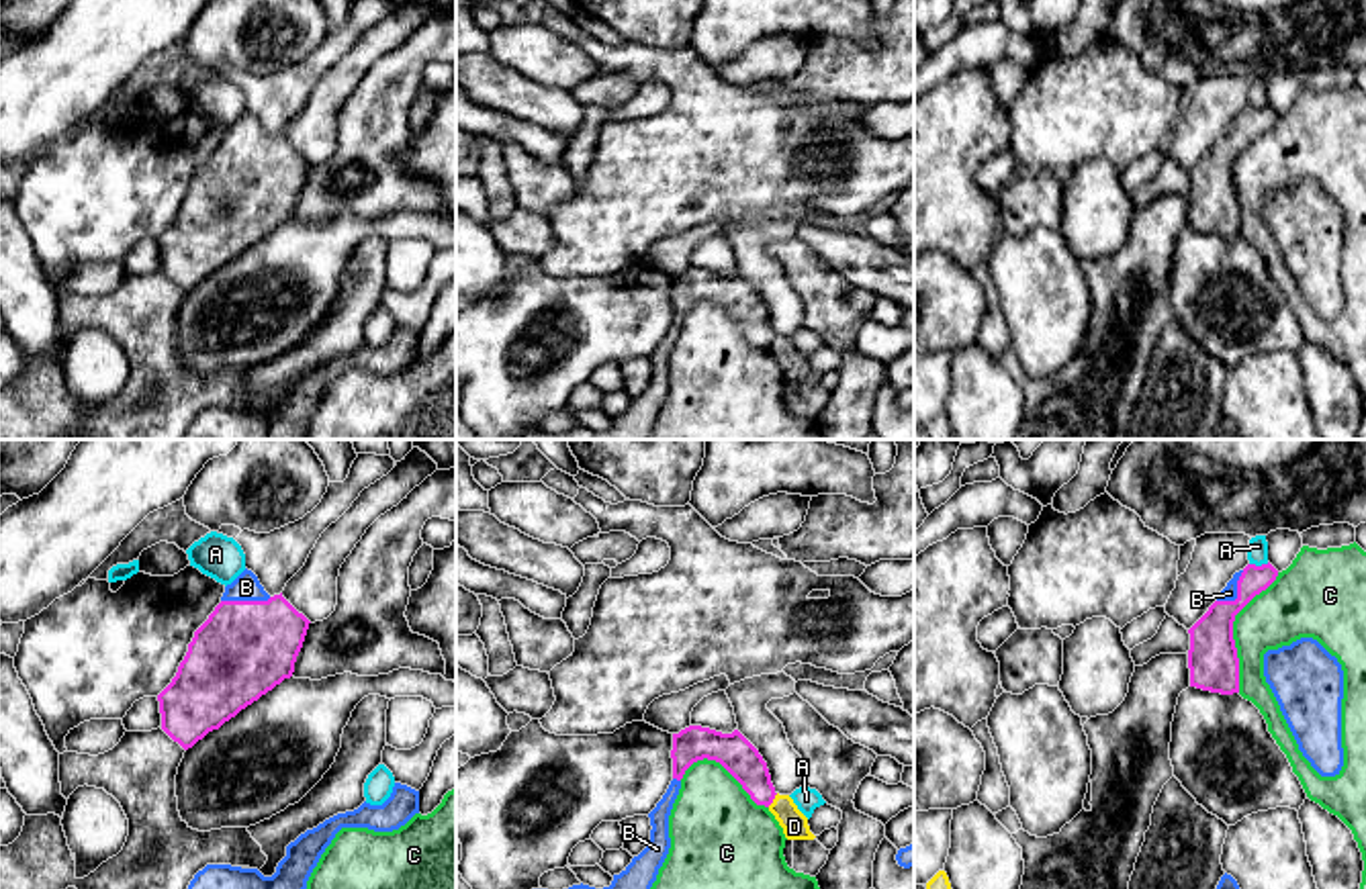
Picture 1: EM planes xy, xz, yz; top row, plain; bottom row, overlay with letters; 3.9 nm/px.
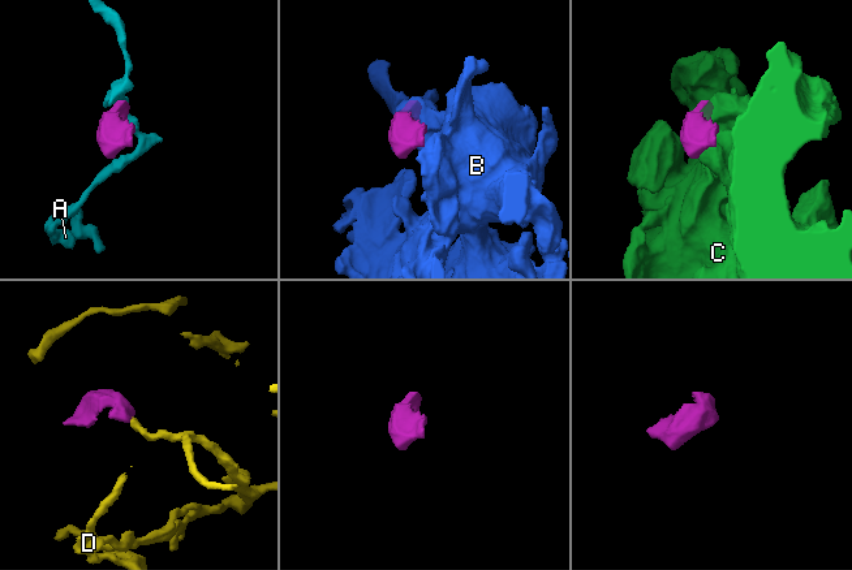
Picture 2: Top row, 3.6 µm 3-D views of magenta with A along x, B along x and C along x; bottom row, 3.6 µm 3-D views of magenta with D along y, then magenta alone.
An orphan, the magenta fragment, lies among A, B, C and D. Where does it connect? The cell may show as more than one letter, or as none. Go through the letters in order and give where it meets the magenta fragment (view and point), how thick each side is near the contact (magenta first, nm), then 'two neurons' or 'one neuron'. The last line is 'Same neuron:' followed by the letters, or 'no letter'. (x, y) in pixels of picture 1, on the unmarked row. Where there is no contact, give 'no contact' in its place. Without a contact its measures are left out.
A: yz (1258, 109) | 110/80 nm | two neurons
B: xy (246, 144) | 380/110 nm | one neuron
C: yz (1232, 174) | 200/240 nm | two neurons
D: xz (773, 340) | 150/100 nm | two neurons
Same neuron: B

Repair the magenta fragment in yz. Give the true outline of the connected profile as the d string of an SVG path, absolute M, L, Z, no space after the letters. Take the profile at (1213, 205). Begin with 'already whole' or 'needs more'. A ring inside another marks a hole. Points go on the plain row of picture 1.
needs more; M1270 104L1262 108L1247 106L1233 116L1209 153L1188 172L1190 229L1221 237L1239 235L1239 200L1233 182L1233 163L1276 119L1278 112Z

